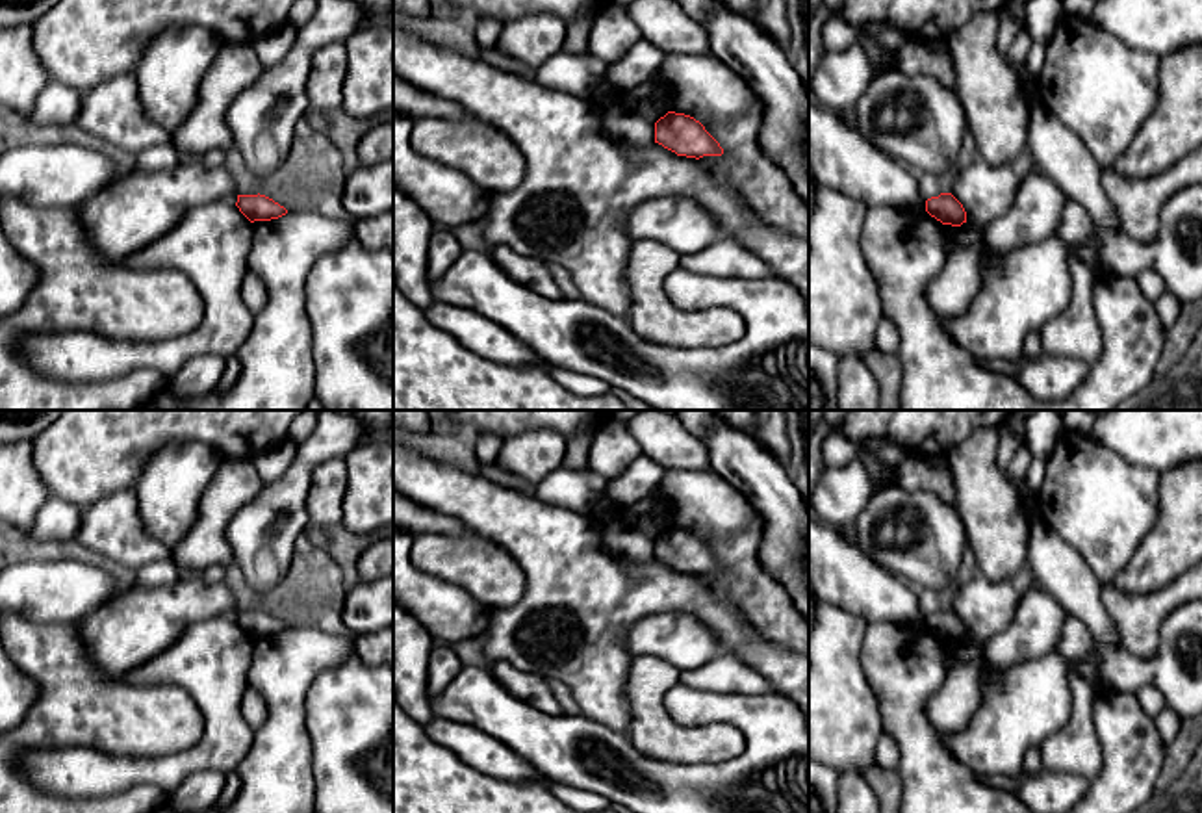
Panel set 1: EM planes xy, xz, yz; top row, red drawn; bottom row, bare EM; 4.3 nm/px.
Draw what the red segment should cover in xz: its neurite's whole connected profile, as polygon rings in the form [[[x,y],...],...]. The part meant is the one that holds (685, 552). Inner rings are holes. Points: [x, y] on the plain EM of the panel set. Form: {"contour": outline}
{"contour": [[[668,527],[655,538],[655,559],[686,574],[722,572],[723,564],[705,546],[705,542],[690,531]]]}

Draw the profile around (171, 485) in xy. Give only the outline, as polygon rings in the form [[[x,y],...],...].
[[[200,442],[163,445],[132,486],[150,536],[173,549],[193,527],[223,457]]]

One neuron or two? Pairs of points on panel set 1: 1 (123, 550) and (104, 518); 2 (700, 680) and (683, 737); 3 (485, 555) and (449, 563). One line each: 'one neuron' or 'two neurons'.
1: one neuron
2: two neurons
3: one neuron

